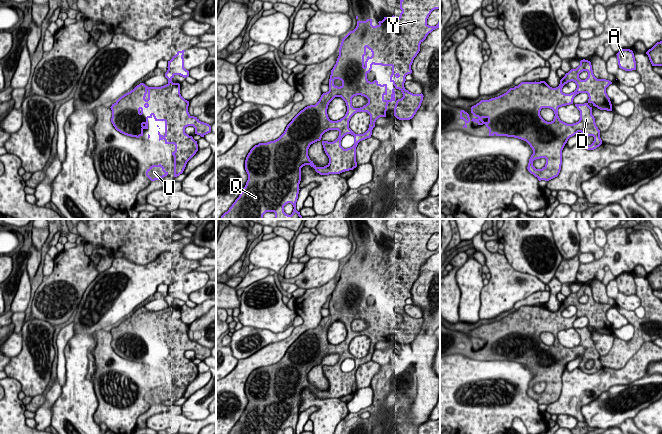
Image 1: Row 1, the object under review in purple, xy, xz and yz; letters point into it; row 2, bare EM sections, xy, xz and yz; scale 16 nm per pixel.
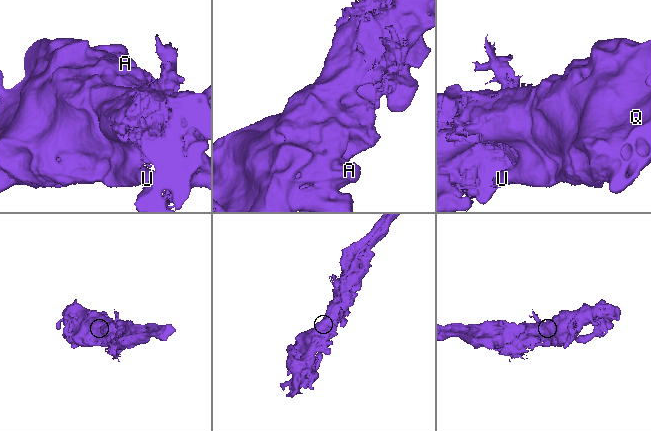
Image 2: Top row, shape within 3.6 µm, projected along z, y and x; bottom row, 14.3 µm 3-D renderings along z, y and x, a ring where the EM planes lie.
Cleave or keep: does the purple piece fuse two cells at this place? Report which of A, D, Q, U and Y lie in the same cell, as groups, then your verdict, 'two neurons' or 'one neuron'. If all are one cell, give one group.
A D Q U Y | one neuron

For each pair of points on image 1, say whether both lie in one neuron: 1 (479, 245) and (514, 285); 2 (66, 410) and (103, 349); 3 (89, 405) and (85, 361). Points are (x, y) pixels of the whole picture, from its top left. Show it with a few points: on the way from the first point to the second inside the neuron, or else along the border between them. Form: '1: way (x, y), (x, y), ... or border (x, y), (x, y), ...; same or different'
1: way (488, 255), (498, 265), (504, 275); same
2: border (97, 340), (93, 351), (94, 387); different
3: way (83, 394), (83, 372); same

